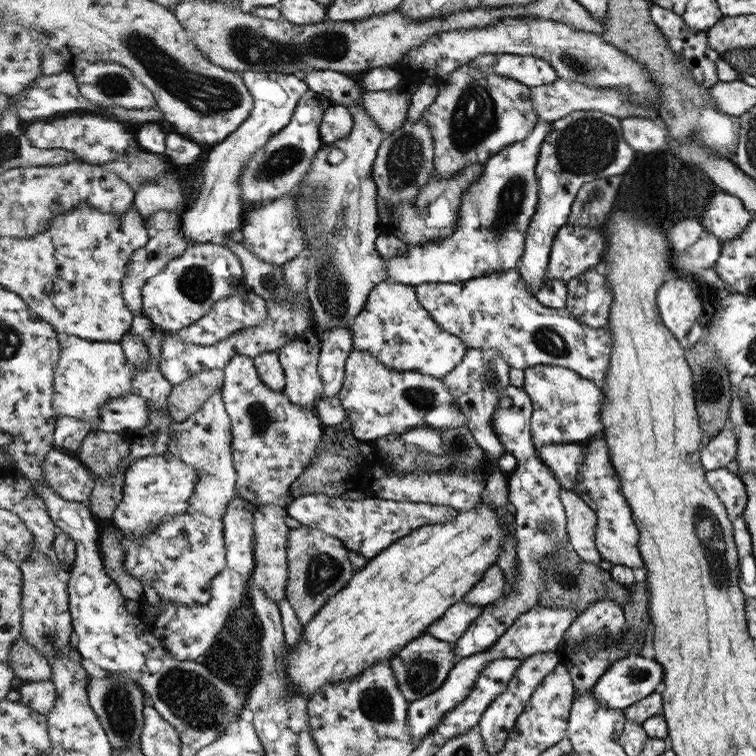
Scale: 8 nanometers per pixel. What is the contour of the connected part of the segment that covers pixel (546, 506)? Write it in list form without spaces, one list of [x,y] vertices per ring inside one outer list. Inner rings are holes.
[[[510,386],[507,392],[503,395],[503,398],[498,402],[498,408],[496,413],[492,416],[492,427],[496,432],[496,435],[500,437],[502,445],[506,447],[506,452],[512,453],[516,459],[518,459],[518,466],[508,476],[508,488],[511,490],[511,502],[515,508],[515,531],[517,536],[516,541],[519,544],[516,546],[518,551],[518,574],[516,574],[516,582],[512,584],[512,592],[508,592],[504,596],[500,597],[498,601],[491,602],[490,605],[482,607],[482,614],[472,625],[468,628],[467,632],[459,638],[455,644],[455,656],[454,659],[462,660],[472,656],[472,654],[478,654],[478,652],[484,652],[496,645],[499,642],[499,638],[503,636],[506,630],[510,626],[514,625],[516,619],[524,612],[532,609],[536,603],[539,602],[540,591],[544,589],[544,581],[546,581],[546,572],[544,572],[544,566],[542,566],[542,557],[544,555],[554,555],[560,551],[562,541],[569,541],[567,534],[567,513],[566,507],[562,501],[562,486],[560,482],[556,480],[555,475],[552,474],[552,470],[542,462],[542,459],[538,455],[538,449],[535,447],[535,443],[532,442],[530,432],[530,420],[532,416],[532,401],[525,394],[523,388],[516,388]]]

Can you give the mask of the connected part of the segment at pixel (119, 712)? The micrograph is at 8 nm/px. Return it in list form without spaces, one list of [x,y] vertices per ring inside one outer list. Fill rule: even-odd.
[[[112,673],[108,677],[91,678],[89,695],[92,706],[99,714],[100,721],[106,727],[111,742],[116,750],[135,750],[142,748],[143,733],[145,730],[146,691],[142,685],[130,675]]]

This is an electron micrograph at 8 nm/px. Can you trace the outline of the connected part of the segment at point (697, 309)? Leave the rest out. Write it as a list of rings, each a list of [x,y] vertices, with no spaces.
[[[672,276],[659,291],[659,316],[676,338],[684,340],[692,324],[702,314],[702,302],[686,284],[686,280]]]

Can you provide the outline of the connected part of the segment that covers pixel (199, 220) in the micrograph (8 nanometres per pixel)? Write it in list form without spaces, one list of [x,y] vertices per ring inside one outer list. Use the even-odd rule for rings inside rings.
[[[248,70],[240,72],[240,75],[244,78],[244,85],[252,92],[255,106],[251,116],[230,137],[227,137],[226,141],[216,144],[210,151],[210,159],[203,170],[204,188],[180,220],[184,234],[192,246],[215,243],[220,241],[222,236],[242,228],[246,220],[246,212],[242,209],[240,175],[244,173],[248,161],[252,160],[252,155],[258,149],[264,148],[272,137],[290,124],[299,101],[310,88],[297,74]]]

